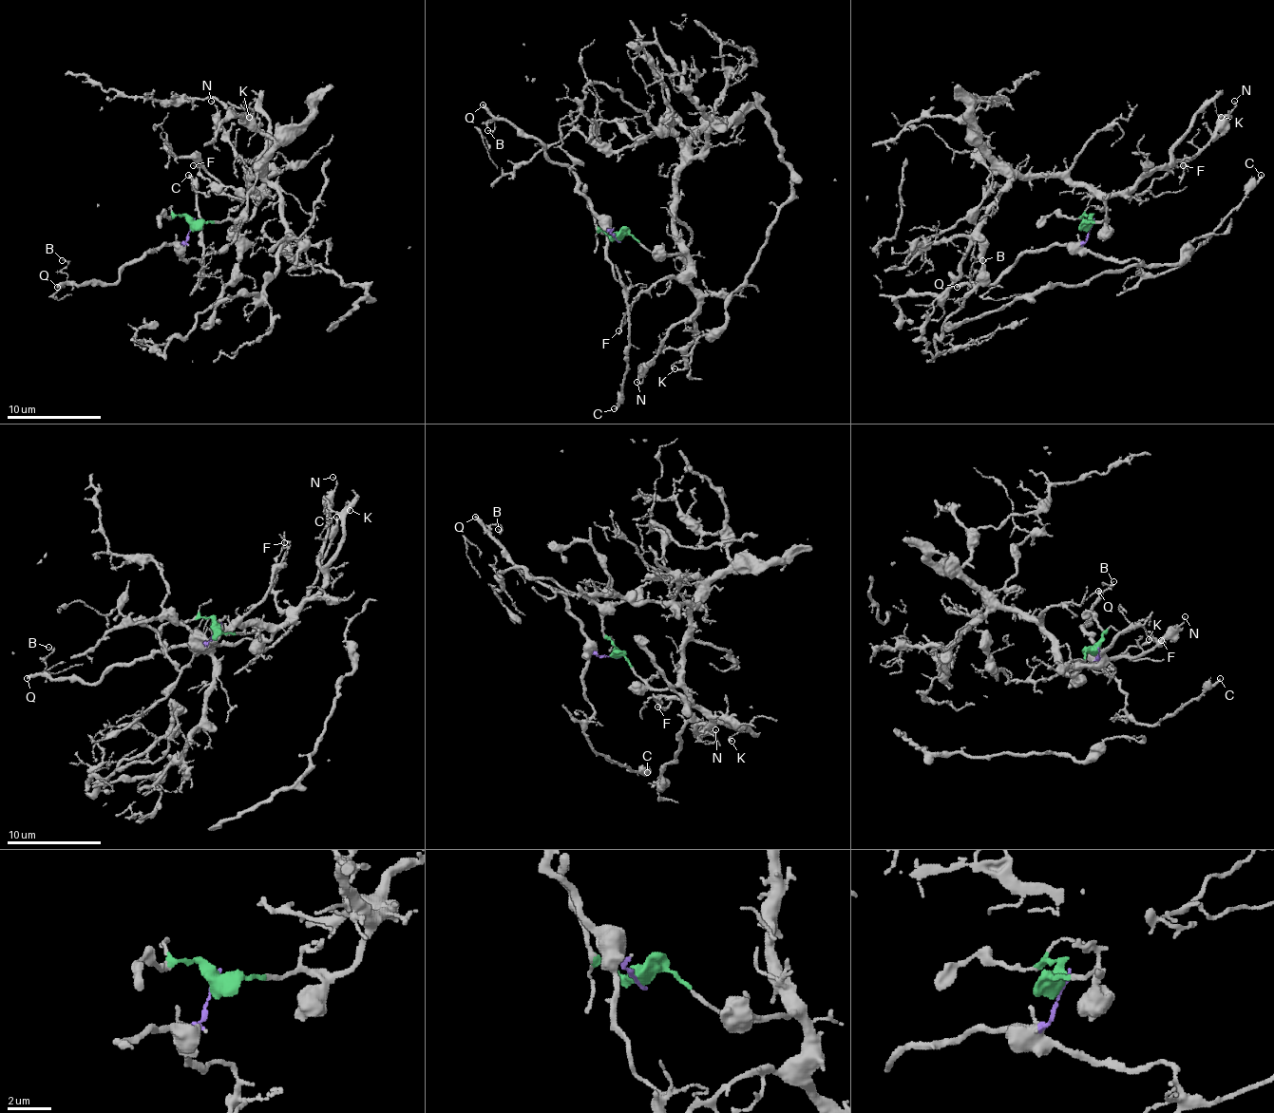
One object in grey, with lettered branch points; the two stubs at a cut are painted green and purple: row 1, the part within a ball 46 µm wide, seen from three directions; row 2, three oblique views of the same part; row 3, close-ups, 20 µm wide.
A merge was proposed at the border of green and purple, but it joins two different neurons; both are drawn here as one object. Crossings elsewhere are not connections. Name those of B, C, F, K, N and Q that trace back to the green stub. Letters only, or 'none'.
F, K, N

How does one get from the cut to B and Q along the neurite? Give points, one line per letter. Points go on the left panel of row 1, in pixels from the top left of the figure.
B: (192, 223), (184, 242), (161, 245), (127, 261), (113, 283), (75, 285), (64, 271), (68, 261), (61, 259)
Q: (192, 223), (184, 242), (161, 245), (149, 250), (140, 259), (127, 261), (113, 283), (56, 288)

